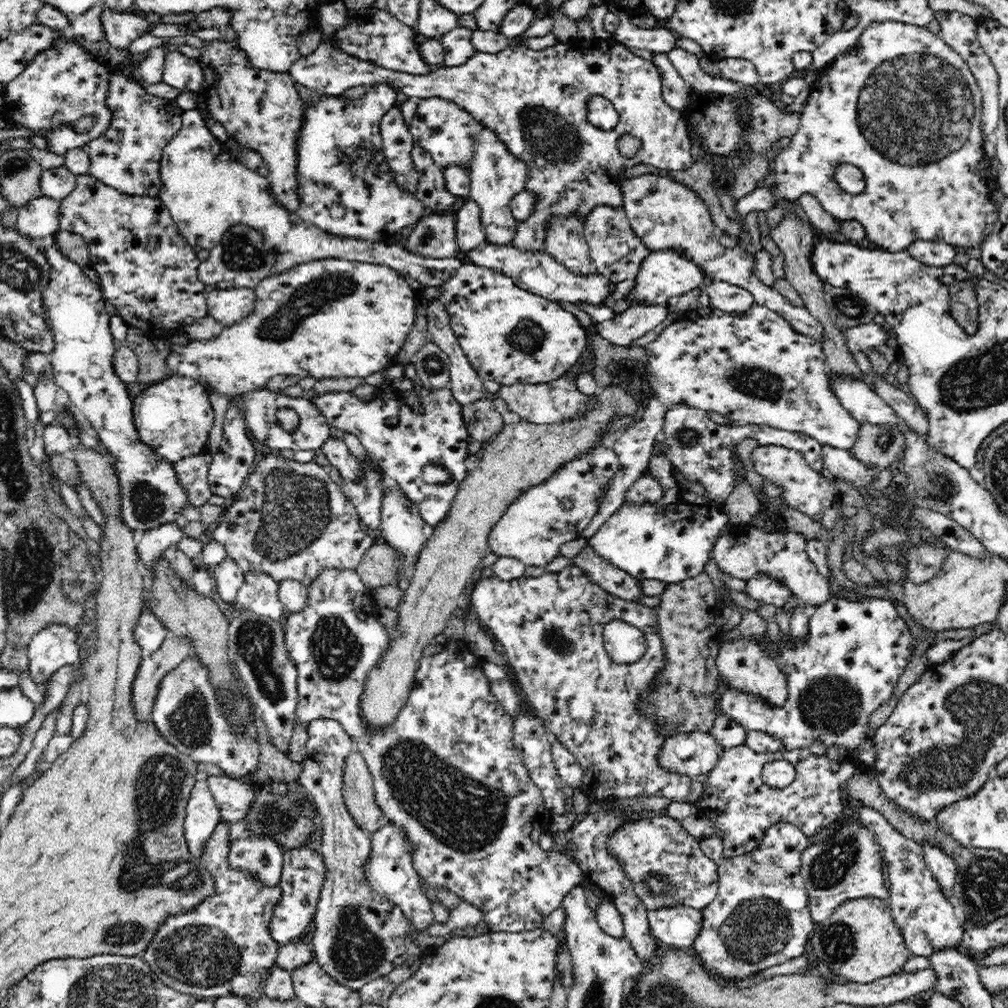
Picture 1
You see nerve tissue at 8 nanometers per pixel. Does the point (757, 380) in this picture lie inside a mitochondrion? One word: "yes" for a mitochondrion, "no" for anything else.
yes

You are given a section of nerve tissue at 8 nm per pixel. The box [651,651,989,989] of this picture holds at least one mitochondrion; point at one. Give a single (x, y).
(758, 928)

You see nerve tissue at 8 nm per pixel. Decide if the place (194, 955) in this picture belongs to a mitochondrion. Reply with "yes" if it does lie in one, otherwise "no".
yes

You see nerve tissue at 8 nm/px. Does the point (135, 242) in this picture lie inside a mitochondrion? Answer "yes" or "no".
no

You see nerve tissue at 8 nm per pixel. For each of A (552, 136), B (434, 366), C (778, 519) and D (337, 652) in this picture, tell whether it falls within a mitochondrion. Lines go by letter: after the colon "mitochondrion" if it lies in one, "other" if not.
A: mitochondrion
B: mitochondrion
C: other
D: mitochondrion

